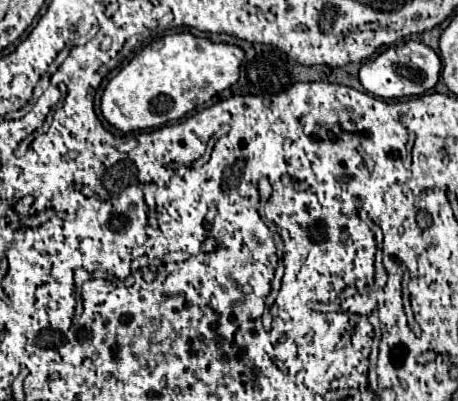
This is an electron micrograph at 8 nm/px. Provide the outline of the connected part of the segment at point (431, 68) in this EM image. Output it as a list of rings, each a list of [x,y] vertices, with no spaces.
[[[407,40],[405,44],[399,46],[399,52],[395,46],[391,46],[383,54],[379,54],[375,60],[363,64],[359,70],[359,82],[363,84],[363,88],[367,92],[371,92],[379,98],[397,100],[397,98],[421,96],[421,94],[433,90],[439,80],[439,72],[441,72],[439,56],[423,42]]]

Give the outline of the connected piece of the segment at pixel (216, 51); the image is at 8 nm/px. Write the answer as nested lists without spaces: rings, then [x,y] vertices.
[[[189,32],[163,36],[145,46],[103,90],[101,114],[123,134],[159,128],[201,108],[215,94],[233,86],[245,54],[239,46],[215,44]]]

